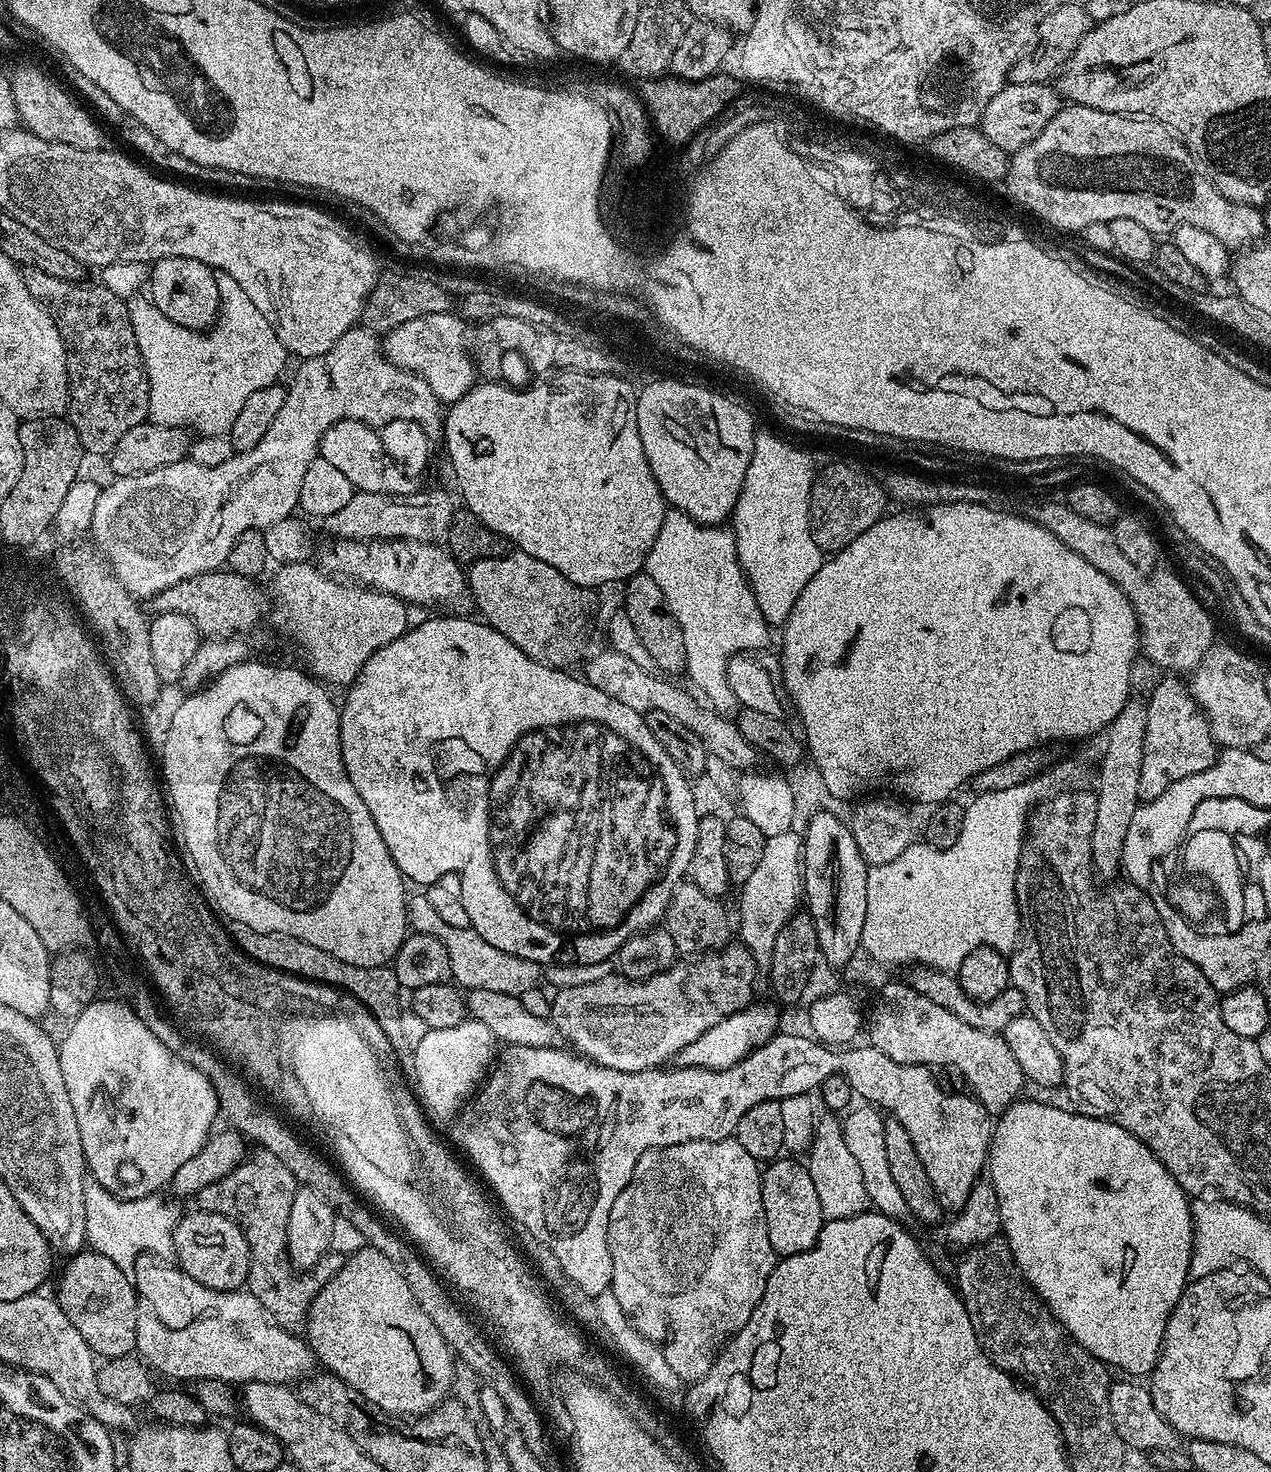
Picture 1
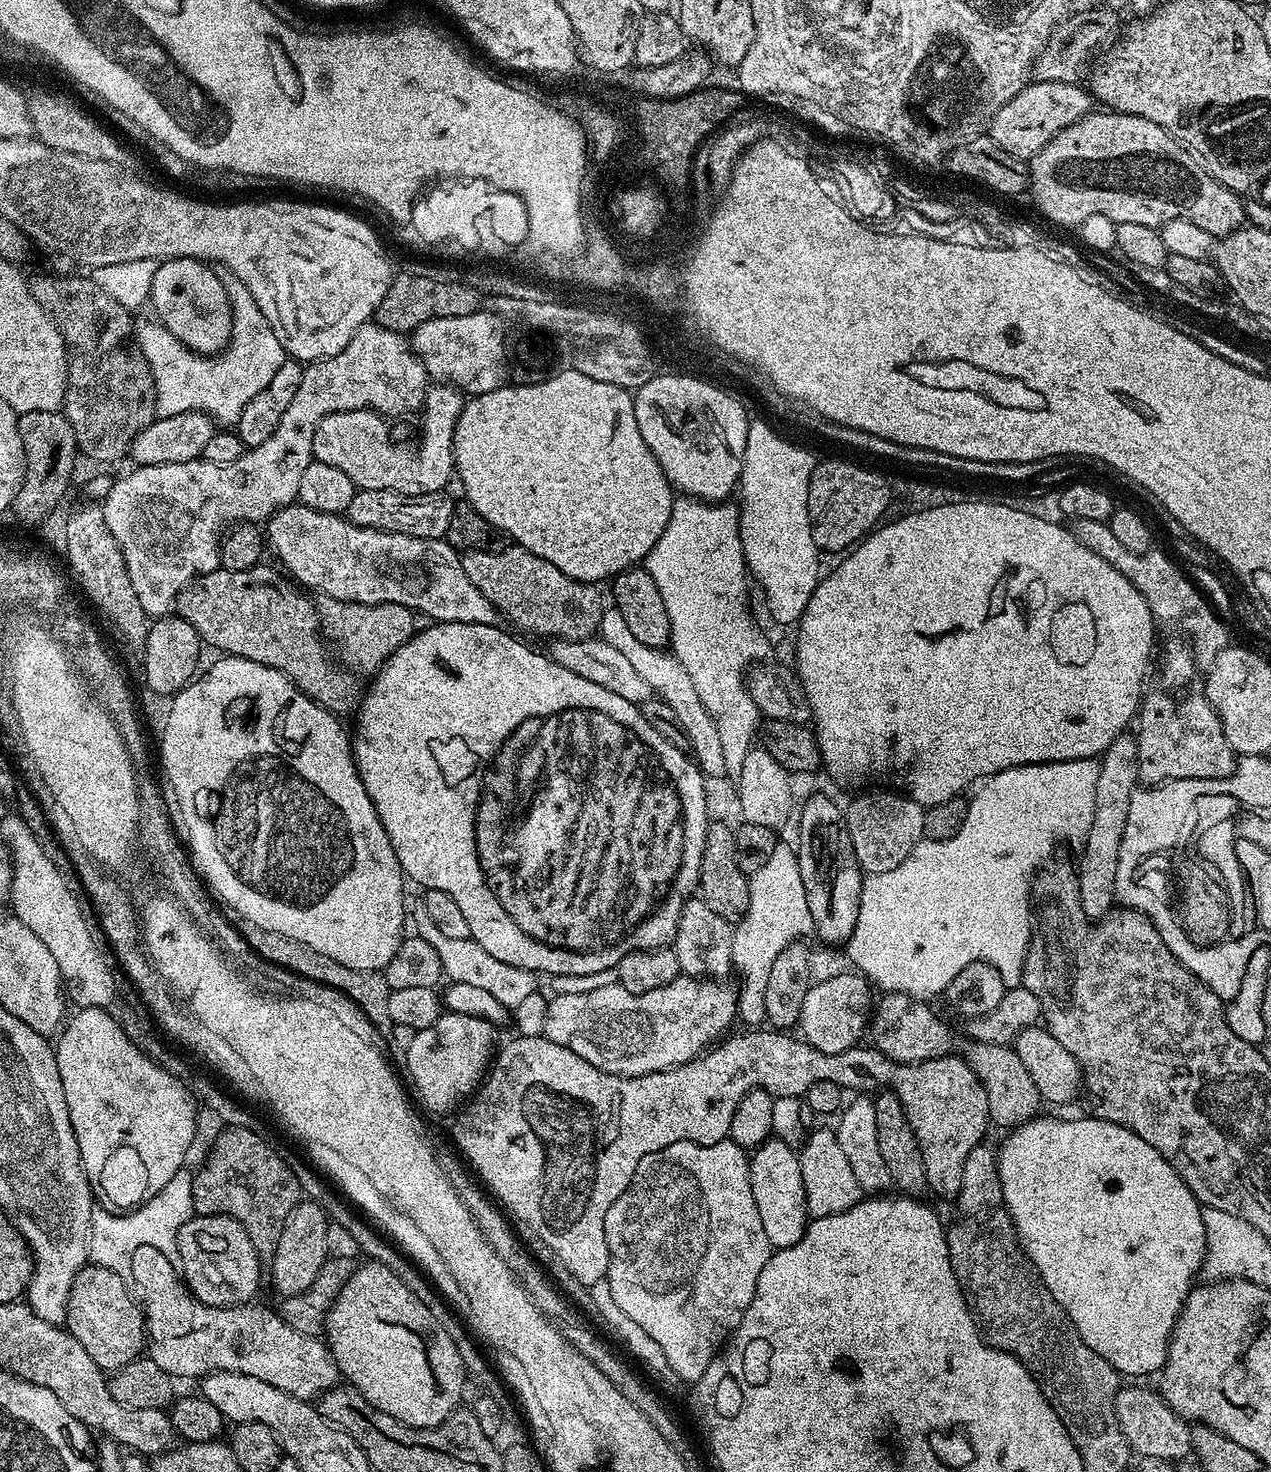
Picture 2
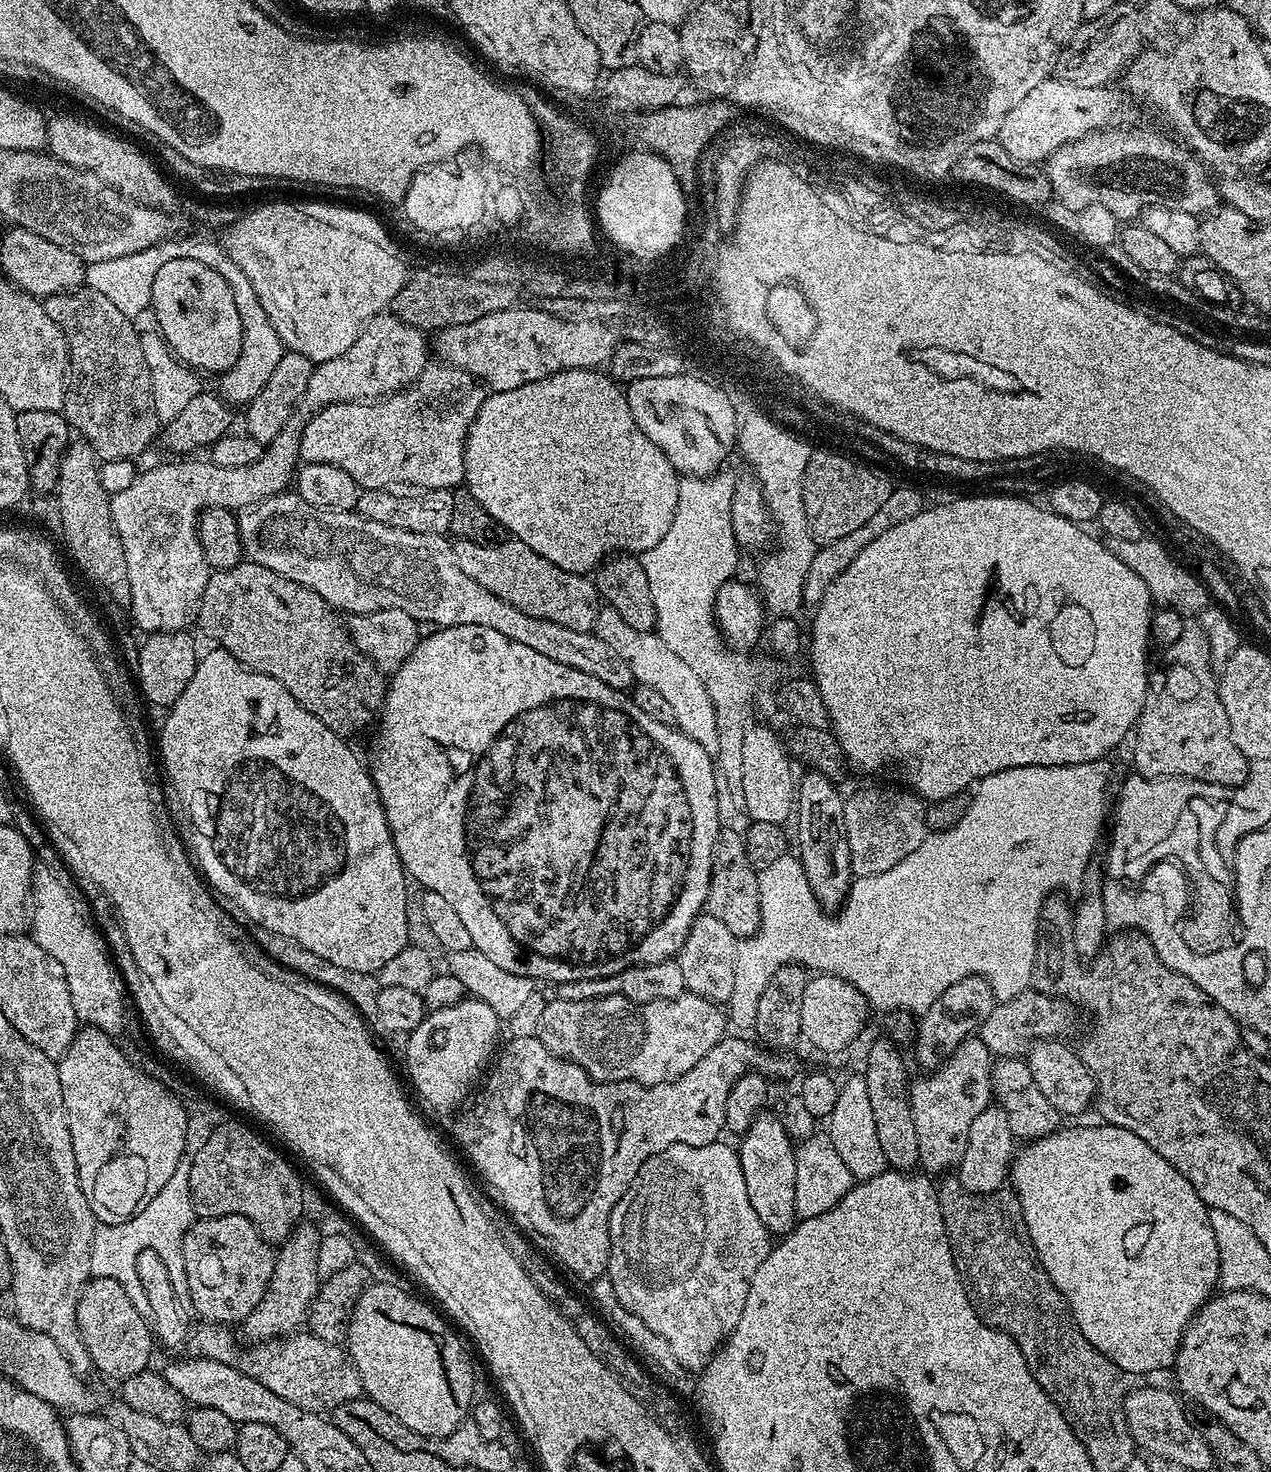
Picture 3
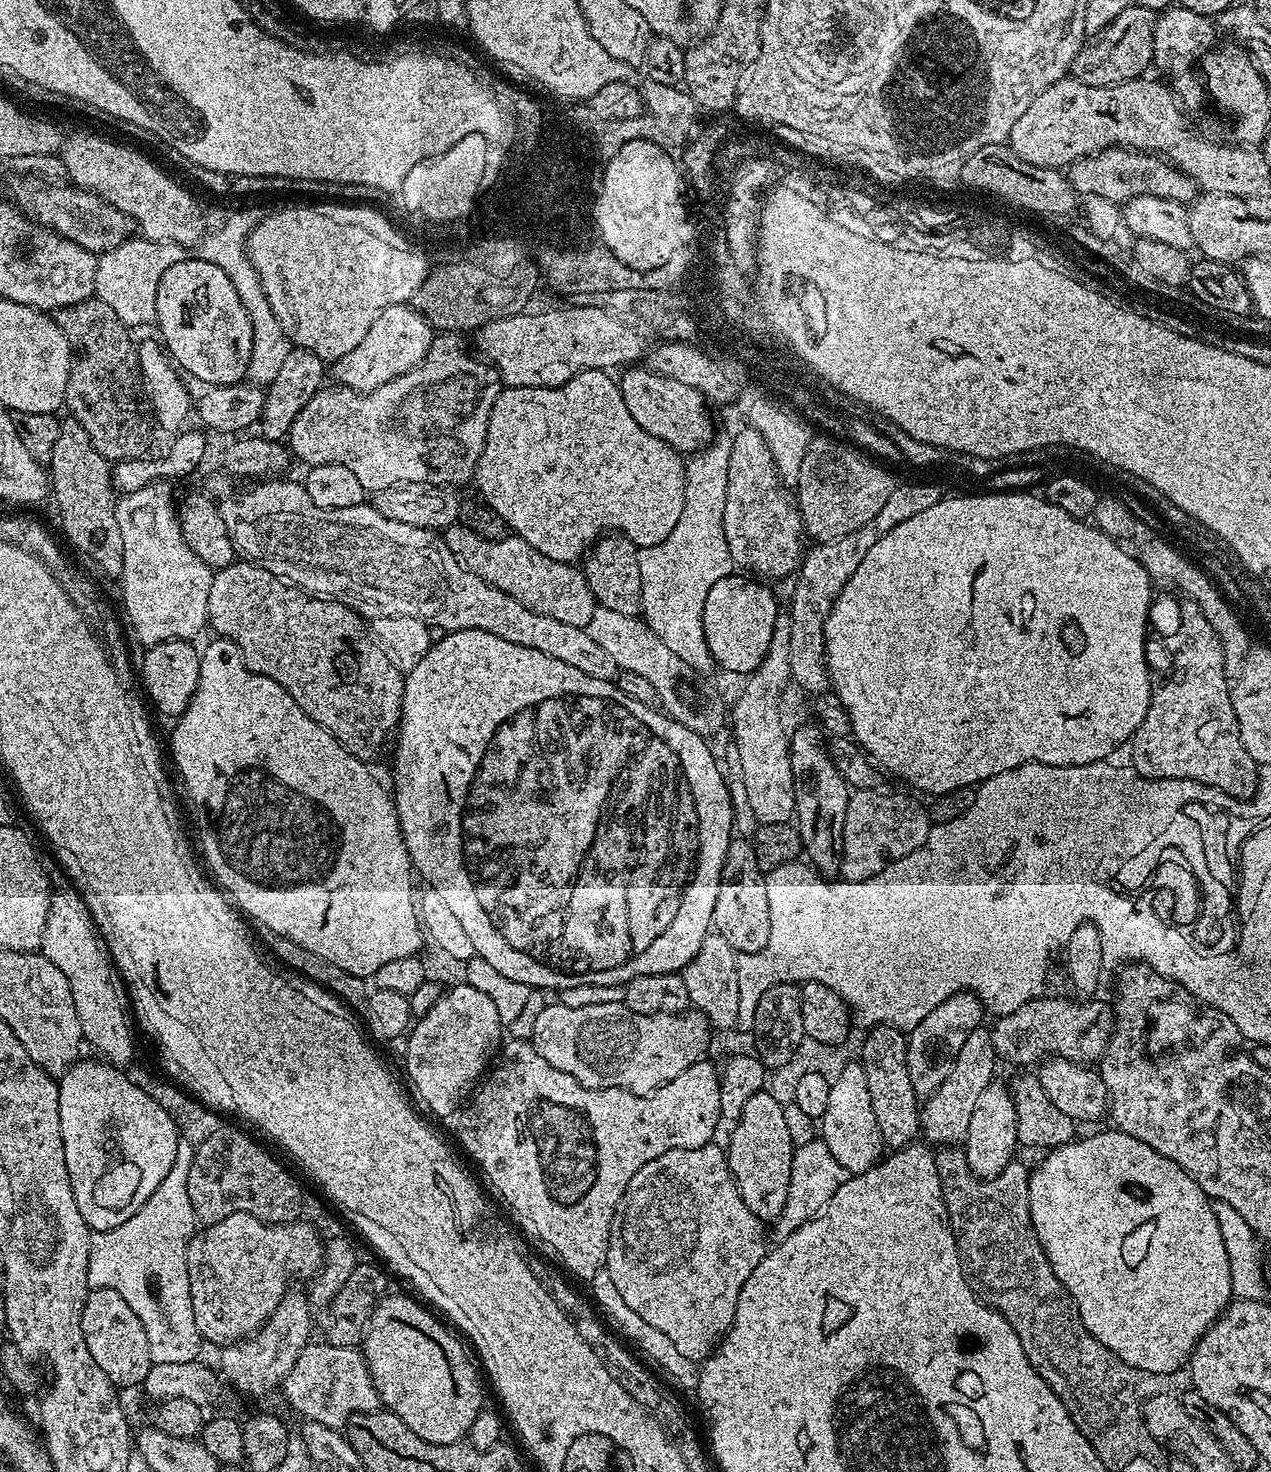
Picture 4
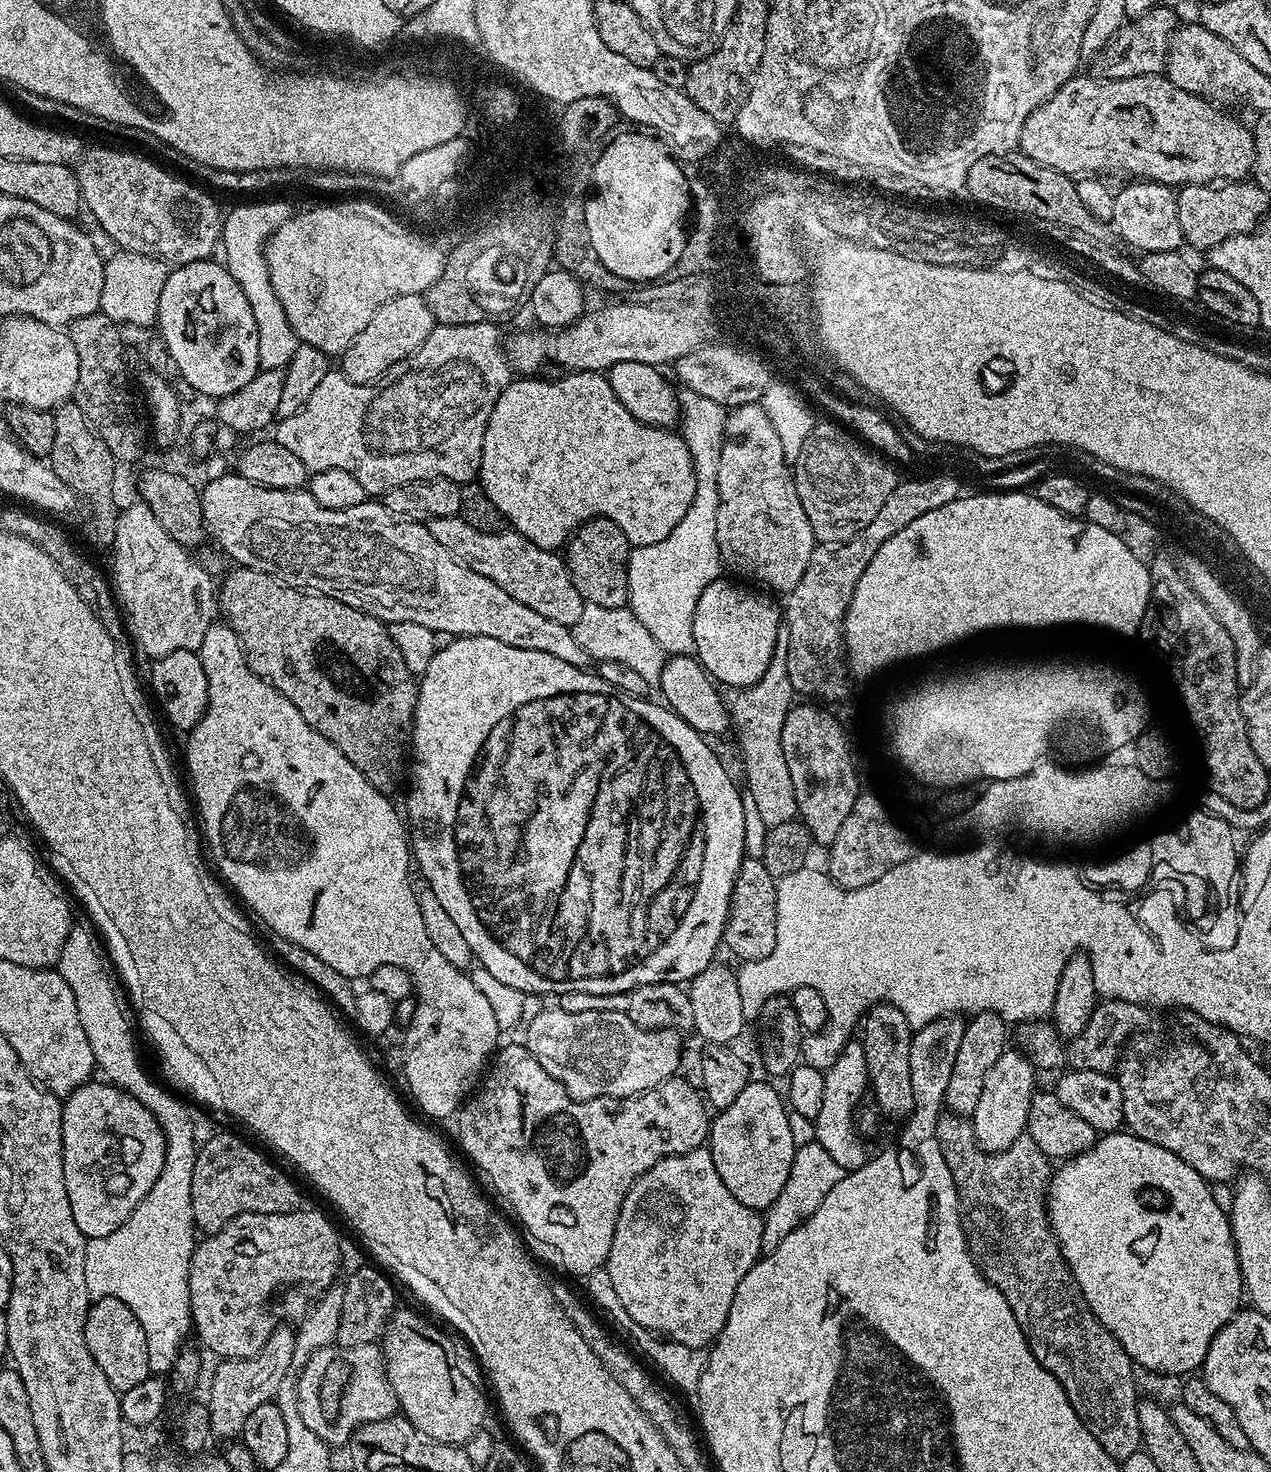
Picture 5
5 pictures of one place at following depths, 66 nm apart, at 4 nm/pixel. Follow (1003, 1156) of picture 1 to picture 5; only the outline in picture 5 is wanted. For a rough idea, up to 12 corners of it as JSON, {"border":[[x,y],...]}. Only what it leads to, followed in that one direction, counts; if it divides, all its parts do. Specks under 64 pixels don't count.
{"border":[[1101,1135],[1046,1215],[1133,1365],[1195,1373],[1246,1293],[1178,1154]]}

